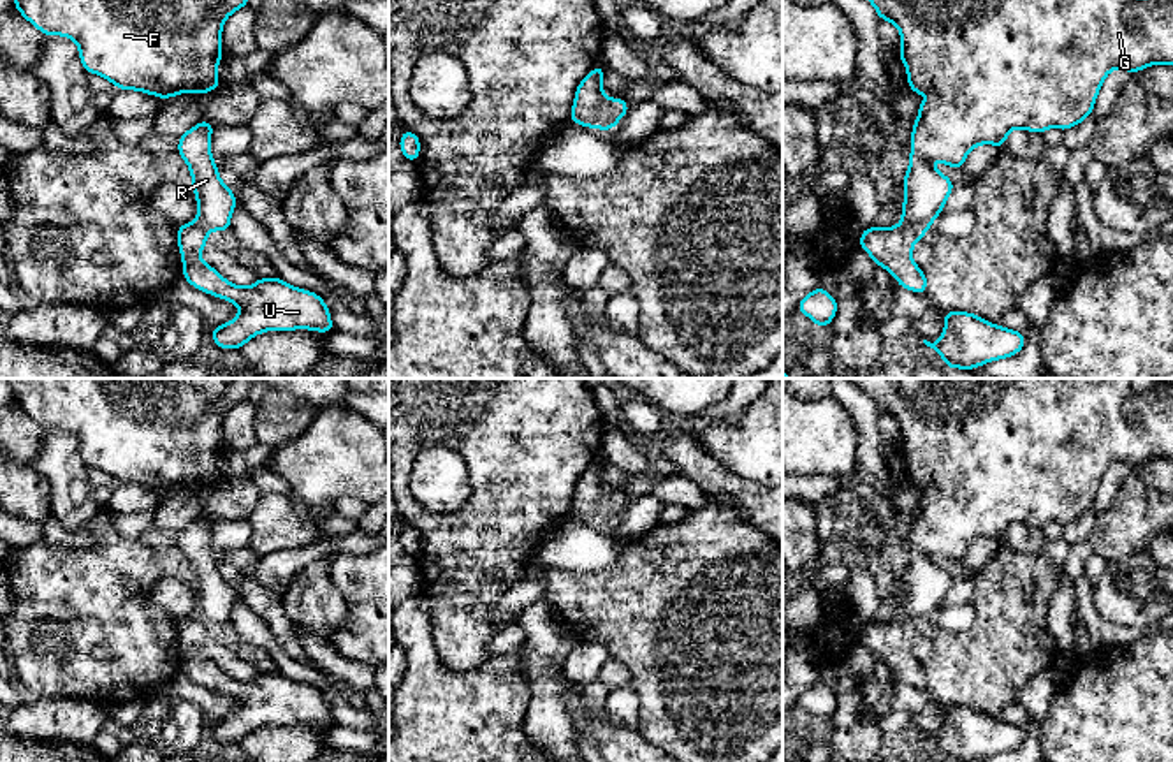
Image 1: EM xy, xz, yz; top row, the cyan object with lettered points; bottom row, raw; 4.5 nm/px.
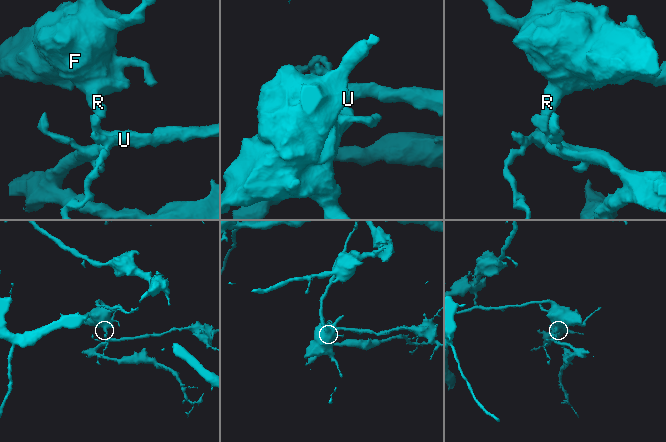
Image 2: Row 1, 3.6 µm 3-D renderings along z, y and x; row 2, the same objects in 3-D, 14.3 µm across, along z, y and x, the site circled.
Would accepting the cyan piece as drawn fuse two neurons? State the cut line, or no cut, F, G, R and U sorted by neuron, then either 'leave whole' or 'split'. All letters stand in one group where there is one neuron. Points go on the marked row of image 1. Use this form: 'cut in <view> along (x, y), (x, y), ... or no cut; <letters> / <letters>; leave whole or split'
cut in xz along (607, 99), (598, 127); F G R / U; split

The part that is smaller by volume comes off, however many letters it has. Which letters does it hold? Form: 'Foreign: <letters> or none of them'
Foreign: U

